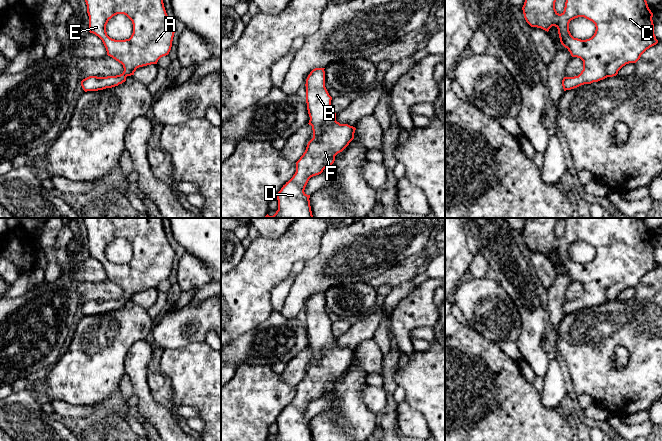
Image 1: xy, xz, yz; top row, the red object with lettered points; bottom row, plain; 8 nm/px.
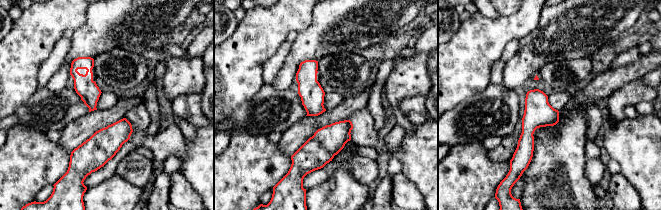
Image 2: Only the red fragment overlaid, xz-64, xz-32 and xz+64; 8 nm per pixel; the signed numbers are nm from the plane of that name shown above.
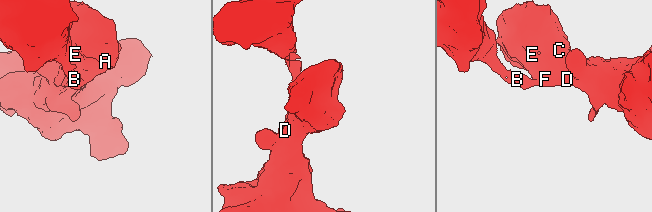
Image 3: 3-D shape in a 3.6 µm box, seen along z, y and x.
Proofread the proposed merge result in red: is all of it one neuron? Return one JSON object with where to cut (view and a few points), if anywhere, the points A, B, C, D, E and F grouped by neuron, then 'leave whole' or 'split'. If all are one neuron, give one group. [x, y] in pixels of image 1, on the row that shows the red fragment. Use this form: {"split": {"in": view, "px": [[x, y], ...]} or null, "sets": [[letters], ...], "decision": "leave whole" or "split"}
{"split": null, "sets": [["A", "B", "C", "D", "E", "F"]], "decision": "leave whole"}

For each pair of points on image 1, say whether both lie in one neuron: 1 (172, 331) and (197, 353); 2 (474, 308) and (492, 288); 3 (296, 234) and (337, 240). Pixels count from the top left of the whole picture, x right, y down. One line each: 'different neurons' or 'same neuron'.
1: different neurons
2: same neuron
3: different neurons

